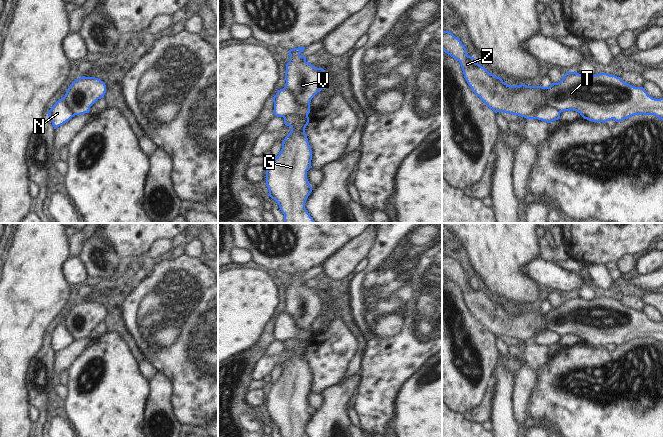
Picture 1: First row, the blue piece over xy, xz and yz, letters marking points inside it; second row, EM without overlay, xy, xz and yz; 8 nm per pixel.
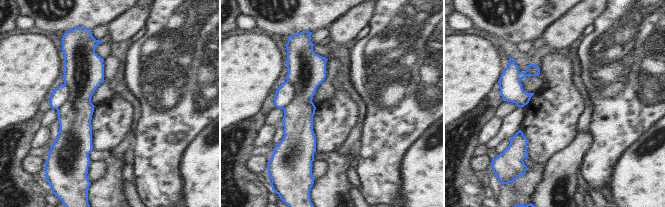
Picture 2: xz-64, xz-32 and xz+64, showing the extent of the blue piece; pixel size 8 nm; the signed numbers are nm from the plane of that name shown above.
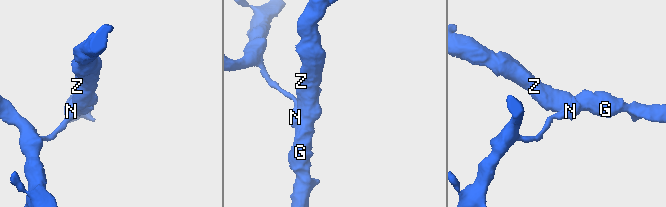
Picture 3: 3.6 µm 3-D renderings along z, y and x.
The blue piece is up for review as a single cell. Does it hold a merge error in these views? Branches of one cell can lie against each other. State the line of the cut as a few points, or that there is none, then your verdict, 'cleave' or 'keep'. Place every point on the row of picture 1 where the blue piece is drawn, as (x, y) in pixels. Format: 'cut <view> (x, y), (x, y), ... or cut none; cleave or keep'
cut yz (560, 112), (553, 107), (542, 106), (527, 119); cleave

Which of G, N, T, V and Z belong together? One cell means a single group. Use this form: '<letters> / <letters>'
G T V Z / N

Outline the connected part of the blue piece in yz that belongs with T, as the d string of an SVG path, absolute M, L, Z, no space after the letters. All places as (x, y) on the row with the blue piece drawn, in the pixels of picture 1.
M442 31L442 49L445 53L458 60L464 78L472 91L495 113L505 112L530 119L534 112L544 106L563 111L576 111L584 119L593 122L623 121L634 115L655 115L663 120L663 98L651 97L643 87L634 87L625 83L620 77L607 73L599 73L585 77L576 71L566 72L562 80L552 83L549 87L527 86L525 84L511 86L500 77L489 73L479 65L474 57L468 56L465 46L450 31Z

